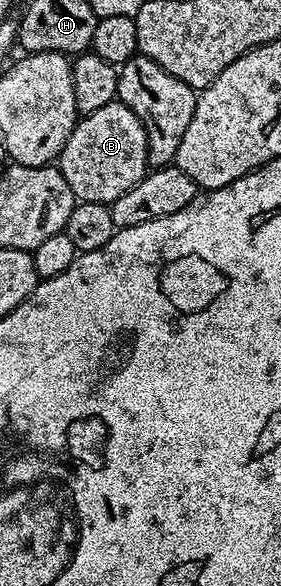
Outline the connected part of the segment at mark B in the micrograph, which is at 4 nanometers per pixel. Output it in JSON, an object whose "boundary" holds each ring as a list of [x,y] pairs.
{"boundary":[[[118,98],[101,106],[101,110],[86,113],[60,150],[57,167],[65,182],[69,182],[76,201],[111,205],[125,190],[133,190],[149,171],[147,139],[141,118]]]}

